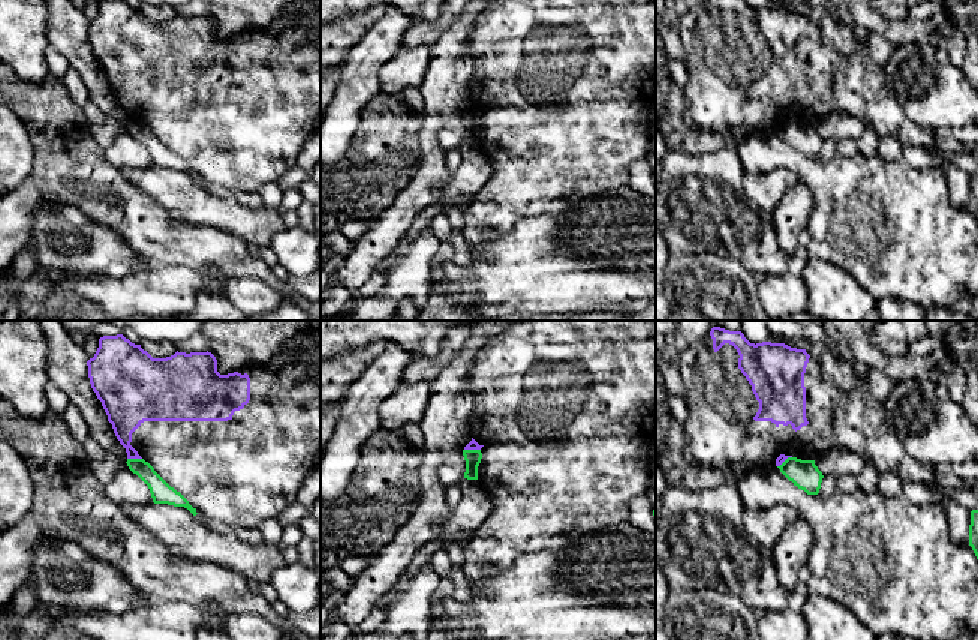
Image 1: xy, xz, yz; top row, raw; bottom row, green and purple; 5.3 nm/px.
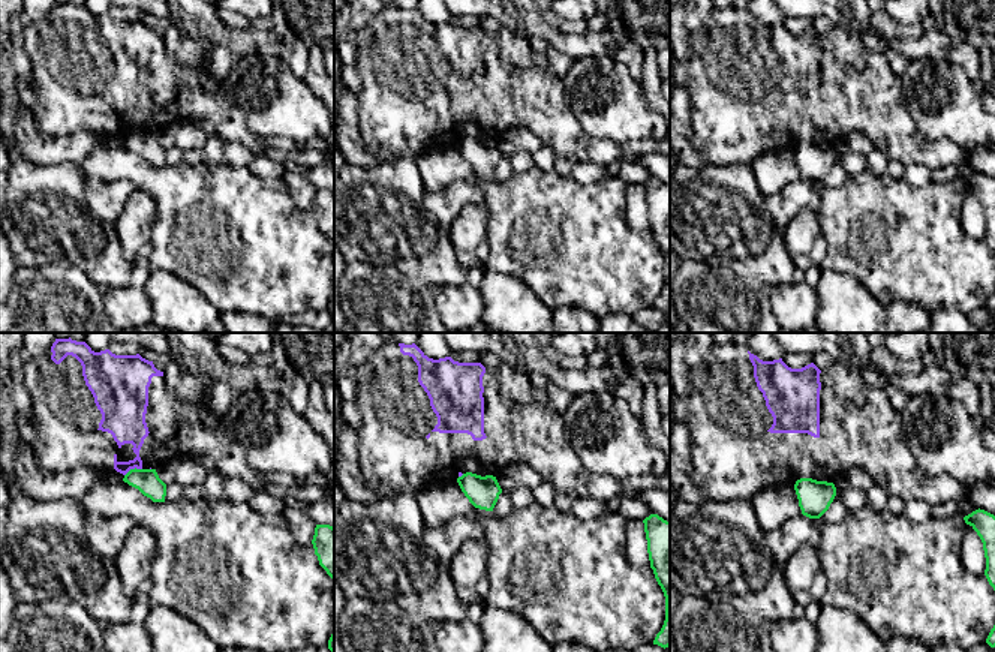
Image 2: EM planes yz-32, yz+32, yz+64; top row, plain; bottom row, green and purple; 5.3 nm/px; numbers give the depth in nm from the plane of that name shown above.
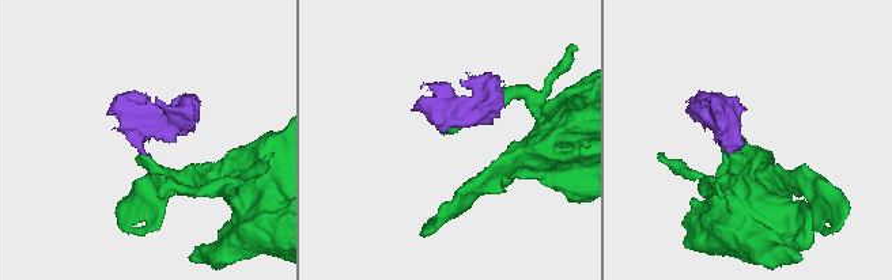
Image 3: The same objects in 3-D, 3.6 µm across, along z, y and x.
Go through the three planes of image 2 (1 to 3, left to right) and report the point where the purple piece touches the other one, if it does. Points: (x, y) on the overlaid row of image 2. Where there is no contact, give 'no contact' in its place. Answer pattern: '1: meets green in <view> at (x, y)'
1: meets green in yz-32 at (132, 469)
2: meets green in yz+32 at (462, 475)
3: no contact

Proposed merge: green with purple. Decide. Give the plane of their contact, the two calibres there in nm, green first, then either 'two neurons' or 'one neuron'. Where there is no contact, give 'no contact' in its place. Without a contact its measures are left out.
xy | 110/190 nm | two neurons

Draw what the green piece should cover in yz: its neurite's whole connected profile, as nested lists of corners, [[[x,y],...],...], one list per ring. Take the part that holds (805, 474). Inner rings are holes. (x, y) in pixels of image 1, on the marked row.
[[[788,457],[780,466],[780,472],[807,495],[818,495],[822,483],[822,472],[815,465],[815,460],[801,460]]]

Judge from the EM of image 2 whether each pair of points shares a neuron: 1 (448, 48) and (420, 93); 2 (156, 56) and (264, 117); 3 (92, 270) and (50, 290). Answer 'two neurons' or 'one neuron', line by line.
1: one neuron
2: two neurons
3: two neurons

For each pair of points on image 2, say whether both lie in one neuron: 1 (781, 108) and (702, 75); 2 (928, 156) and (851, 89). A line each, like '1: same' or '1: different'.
1: same
2: same

